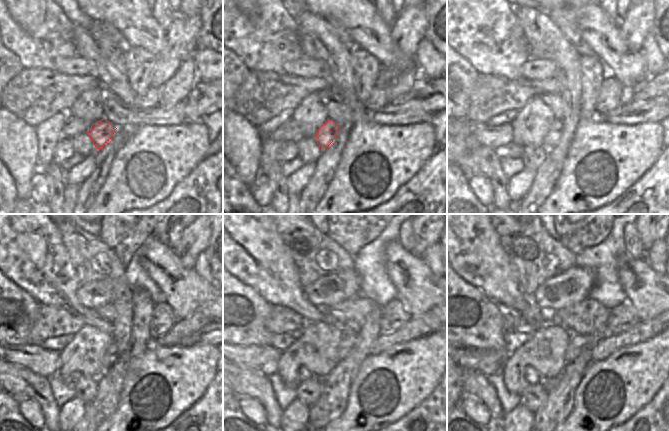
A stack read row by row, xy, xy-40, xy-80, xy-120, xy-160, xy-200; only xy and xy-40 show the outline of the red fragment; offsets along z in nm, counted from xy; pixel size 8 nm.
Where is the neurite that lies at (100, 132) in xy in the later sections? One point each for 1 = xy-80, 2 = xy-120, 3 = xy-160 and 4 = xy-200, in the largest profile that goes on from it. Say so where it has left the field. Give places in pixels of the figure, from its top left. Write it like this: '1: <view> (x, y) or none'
1: xy-80 (553, 135)
2: xy-120 (112, 352)
3: xy-160 (348, 341)
4: xy-200 (577, 344)

